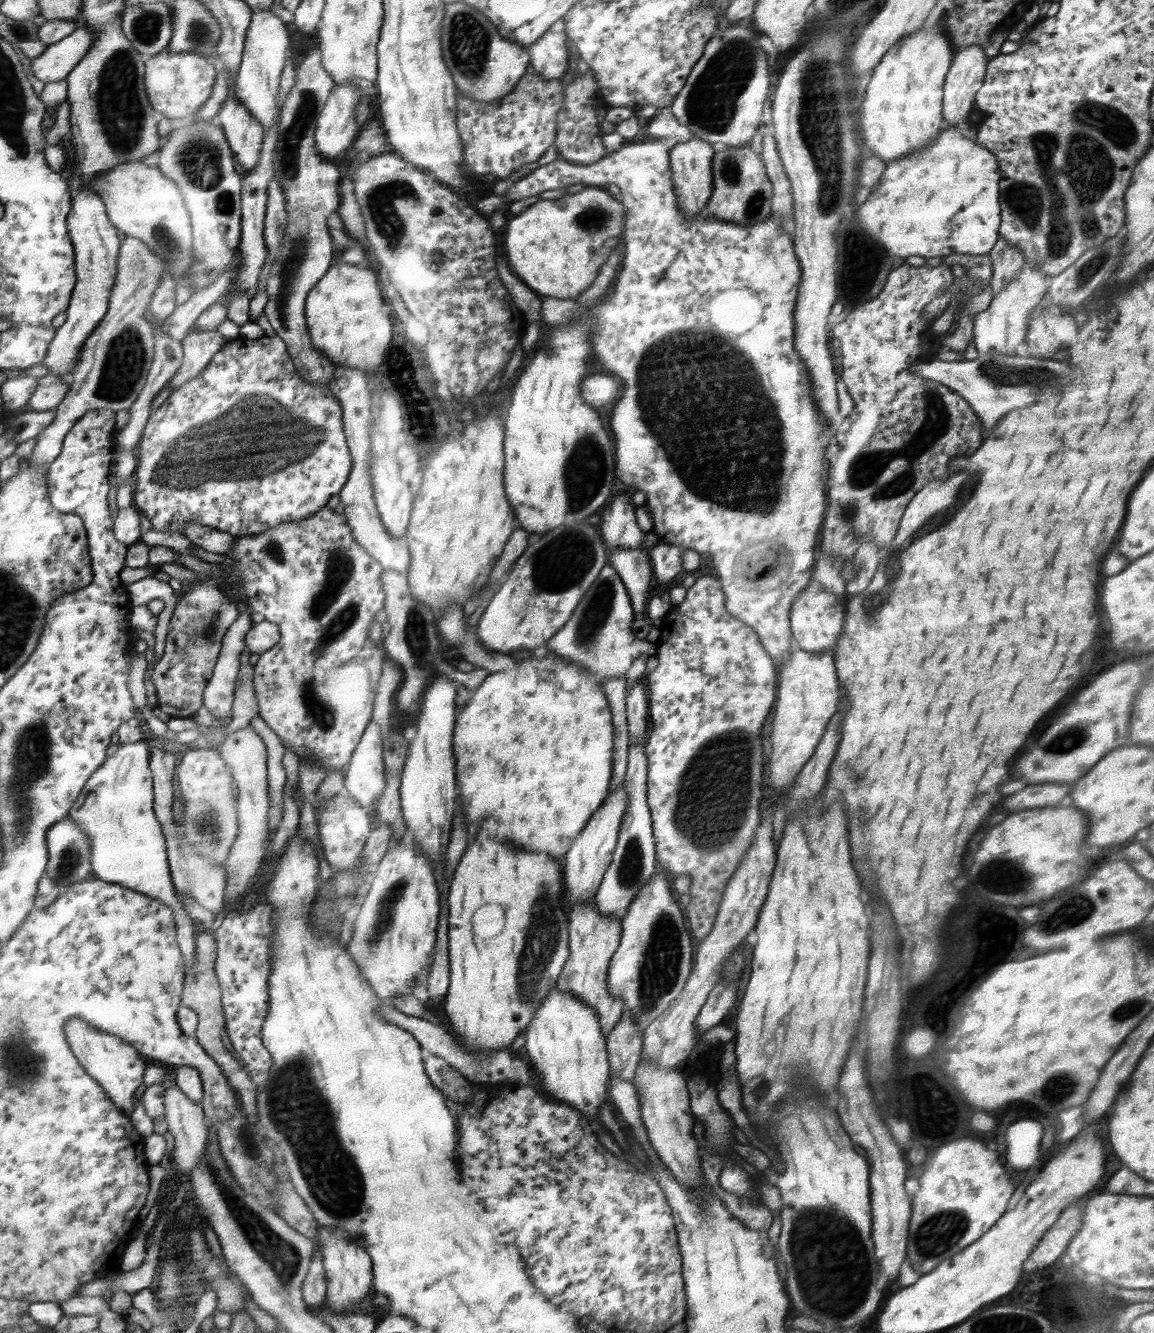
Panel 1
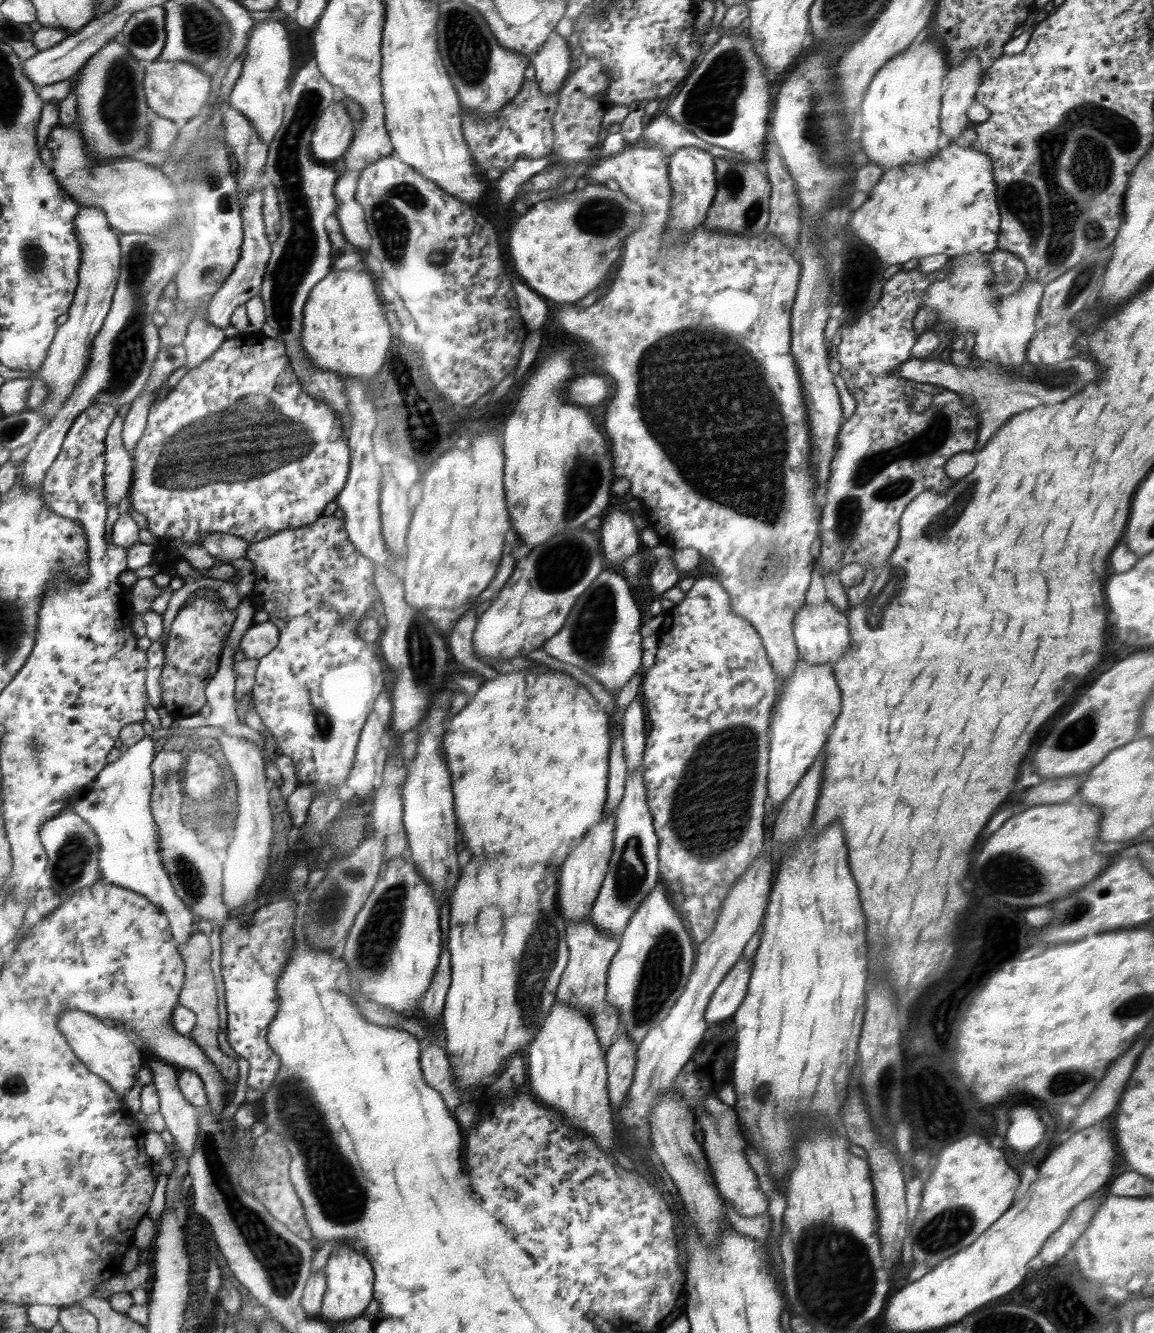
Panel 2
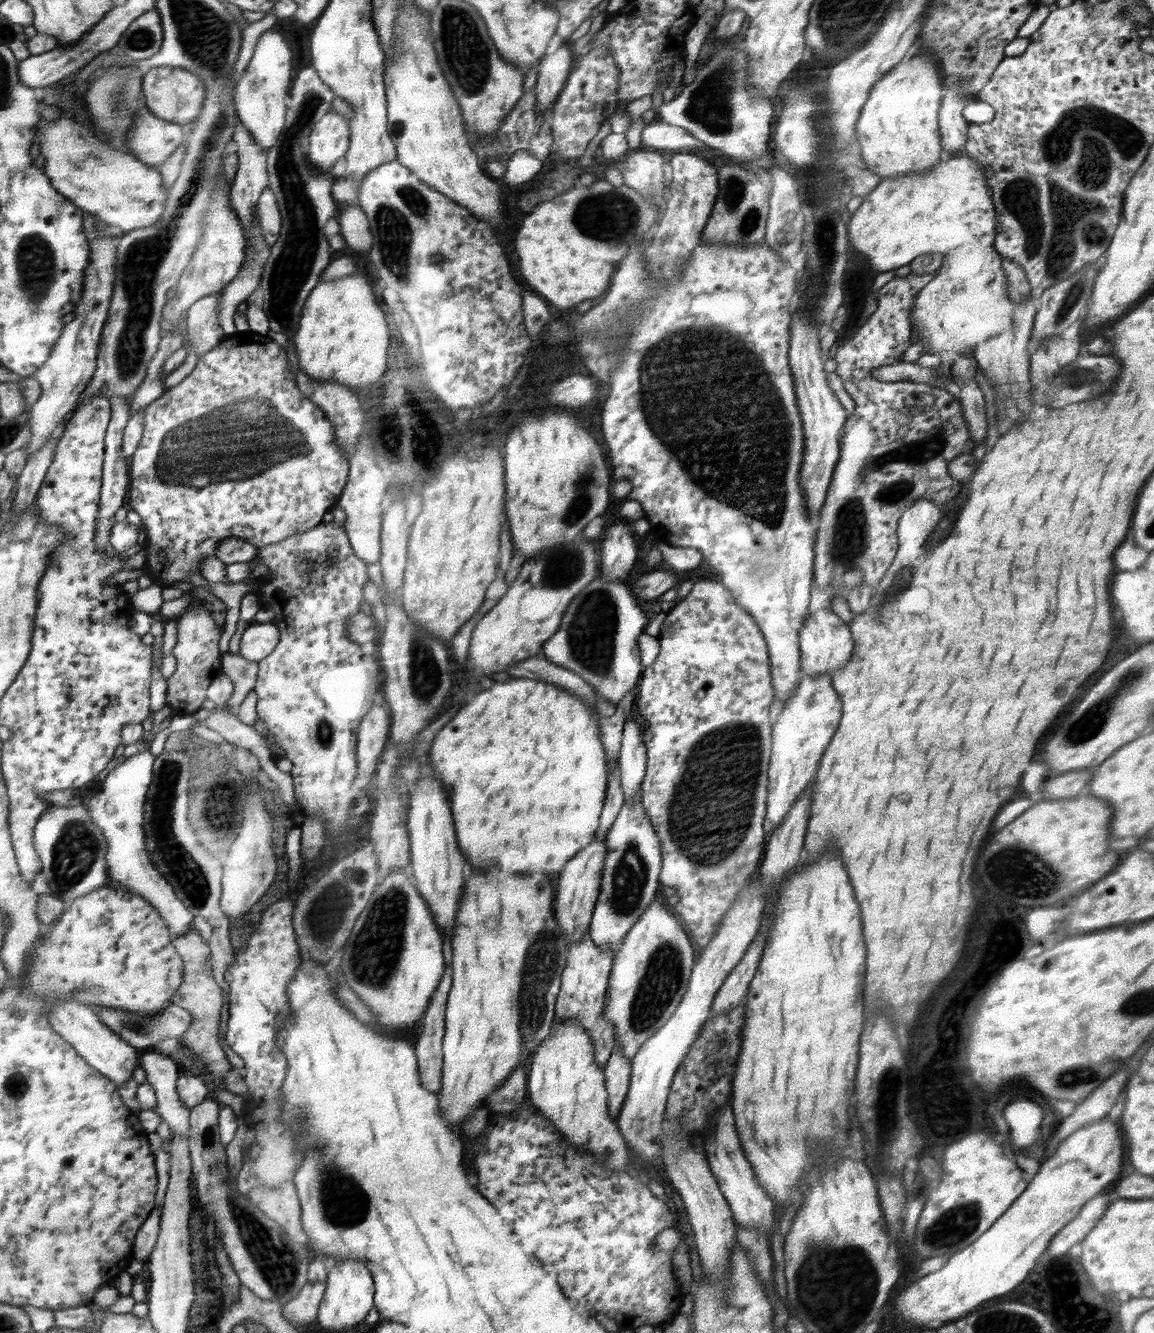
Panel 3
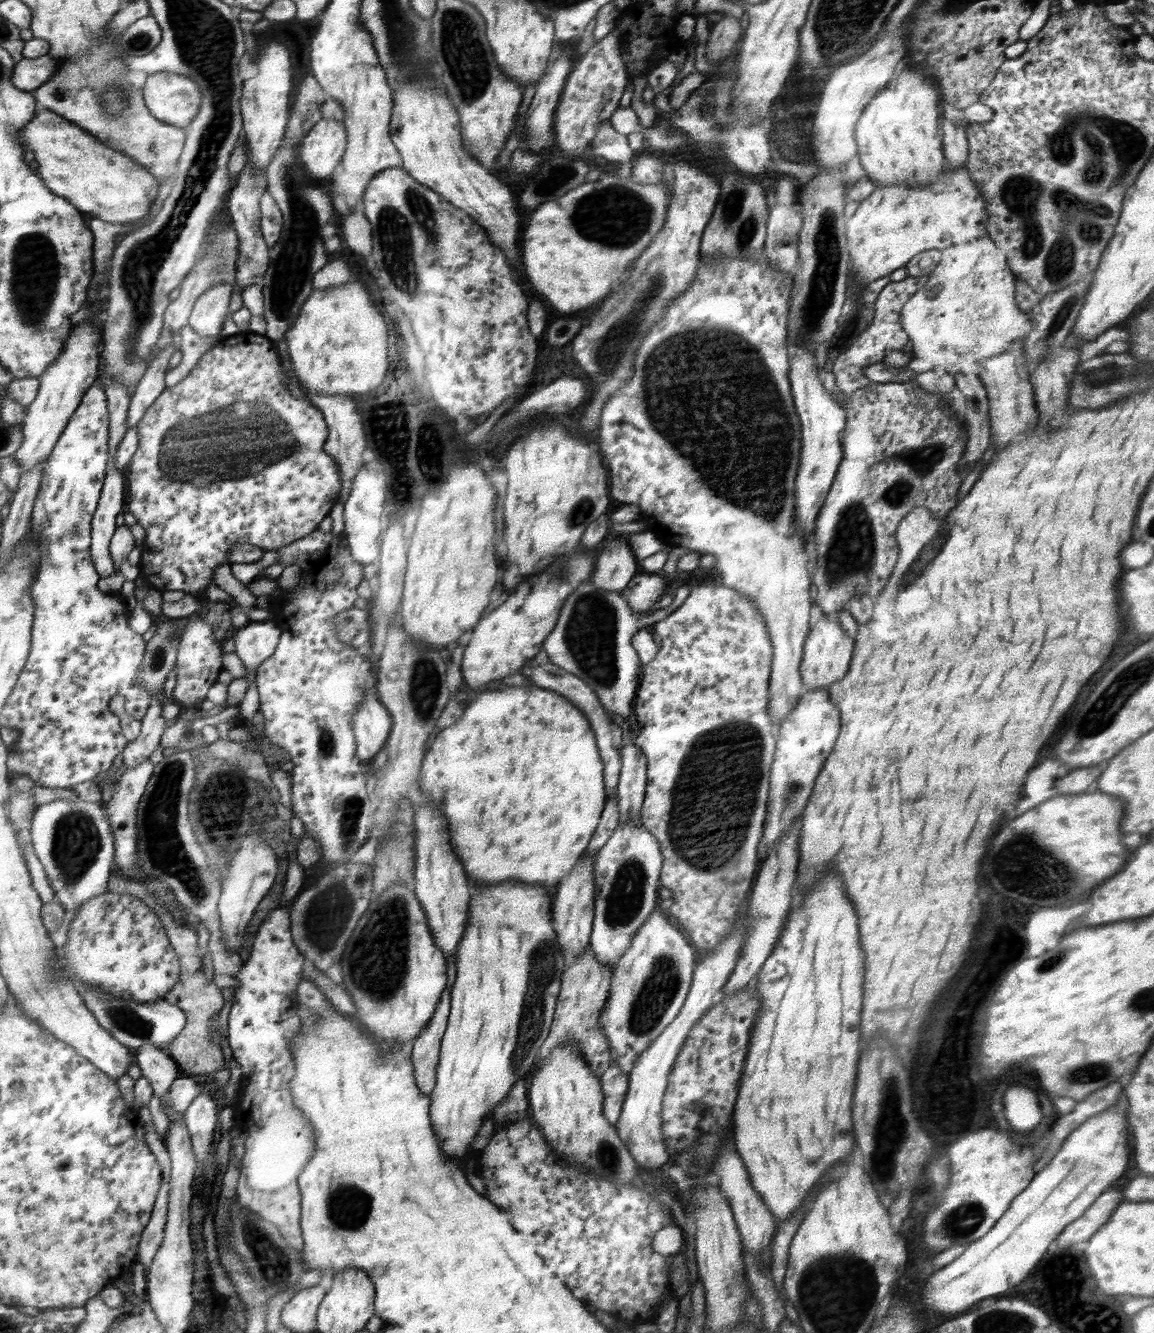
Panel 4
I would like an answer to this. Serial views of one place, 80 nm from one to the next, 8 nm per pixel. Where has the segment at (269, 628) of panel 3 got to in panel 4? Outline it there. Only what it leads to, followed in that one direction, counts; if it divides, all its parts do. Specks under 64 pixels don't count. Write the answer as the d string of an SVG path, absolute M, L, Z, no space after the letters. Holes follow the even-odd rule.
M276 621L248 622L234 634L234 654L244 663L246 672L253 672L272 656L279 646L282 632Z

